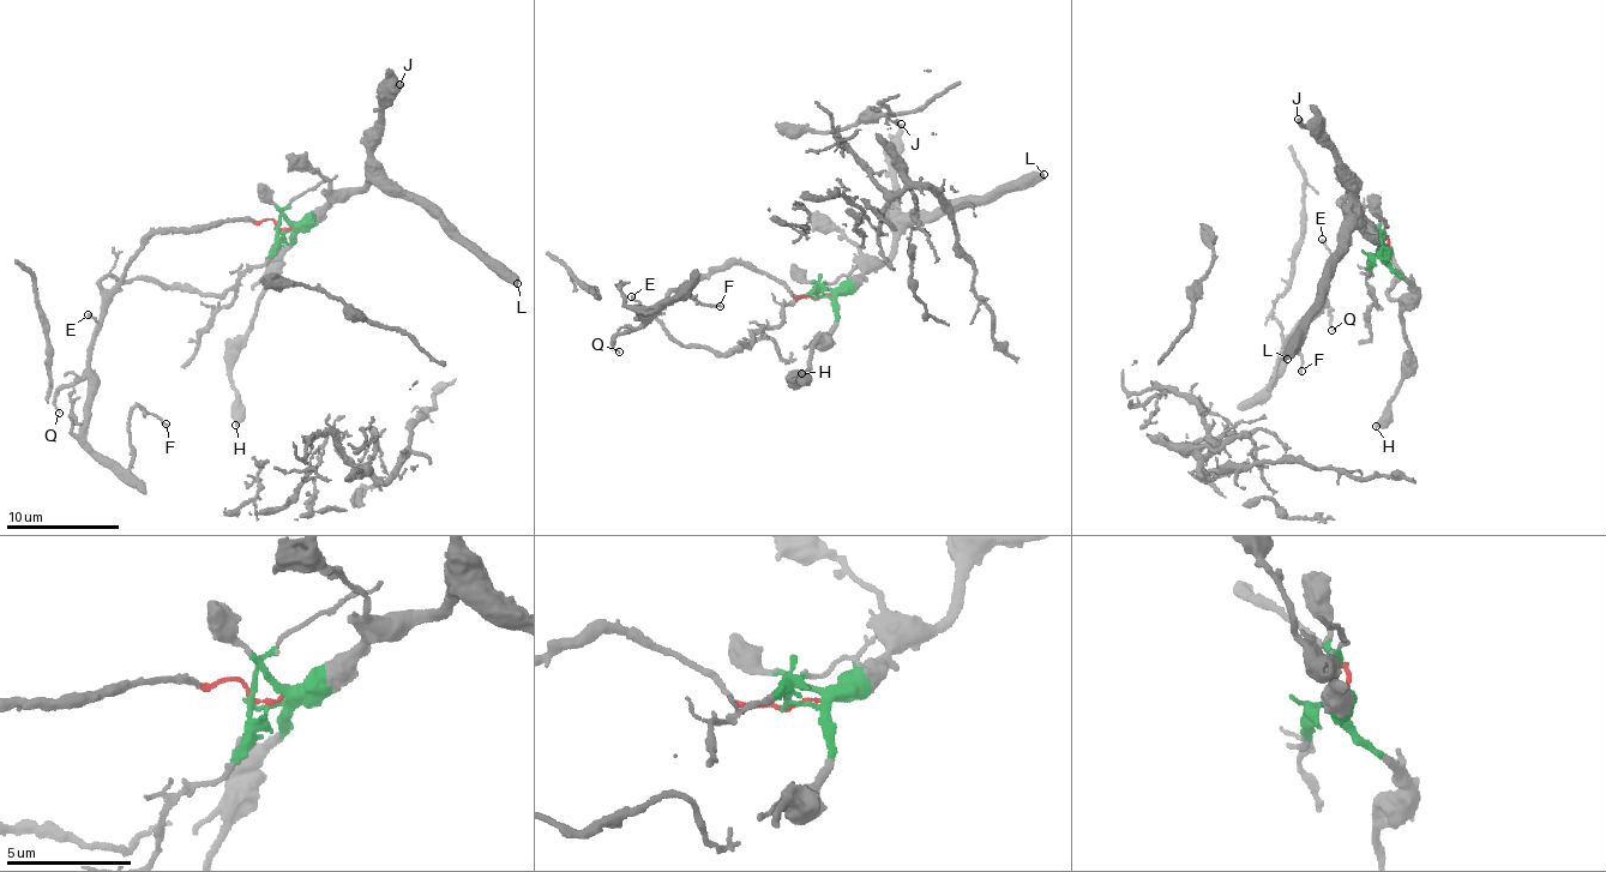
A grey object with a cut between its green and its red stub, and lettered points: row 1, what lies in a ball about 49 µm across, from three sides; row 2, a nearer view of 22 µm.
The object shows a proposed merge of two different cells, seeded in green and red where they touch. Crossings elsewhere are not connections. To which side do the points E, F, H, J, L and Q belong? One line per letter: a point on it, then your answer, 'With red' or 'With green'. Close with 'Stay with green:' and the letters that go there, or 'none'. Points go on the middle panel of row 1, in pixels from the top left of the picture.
E: Place: (631, 296). With red
F: Place: (720, 306). With red
H: Place: (801, 373). With green
J: Place: (901, 124). With green
L: Place: (1044, 174). With green
Q: Place: (619, 352). With red
Stay with green: H, J, L

